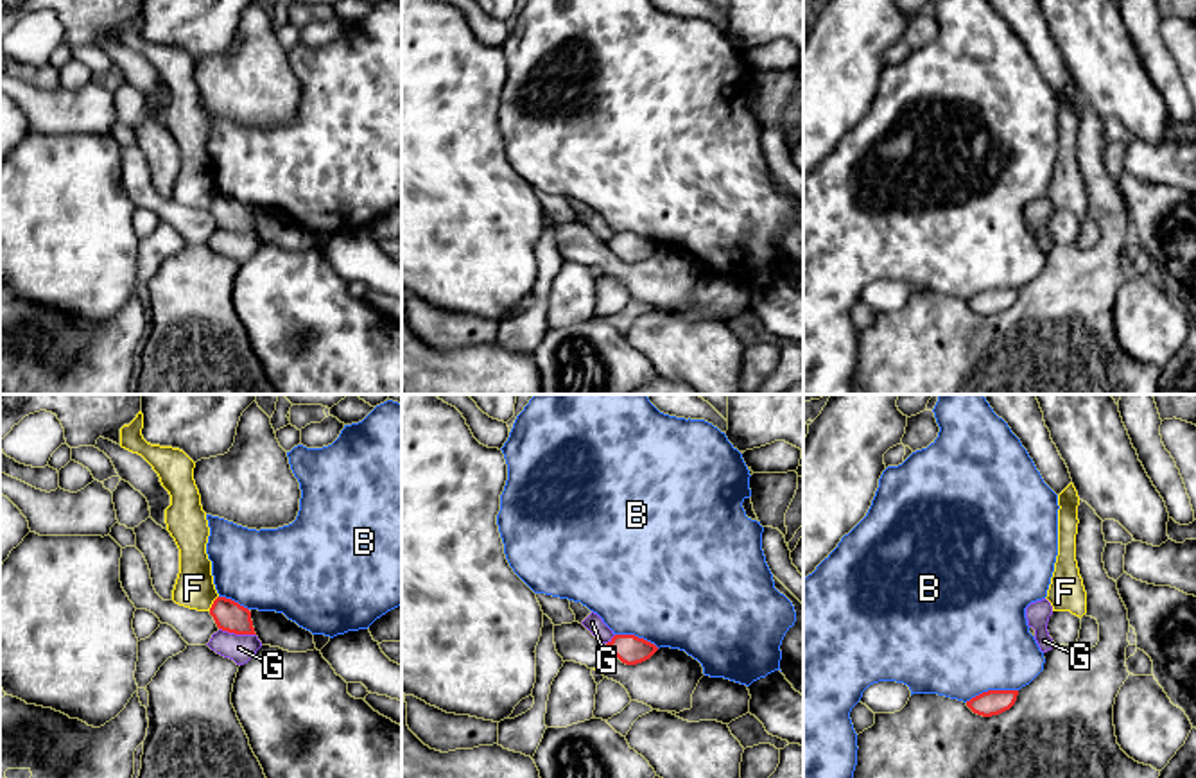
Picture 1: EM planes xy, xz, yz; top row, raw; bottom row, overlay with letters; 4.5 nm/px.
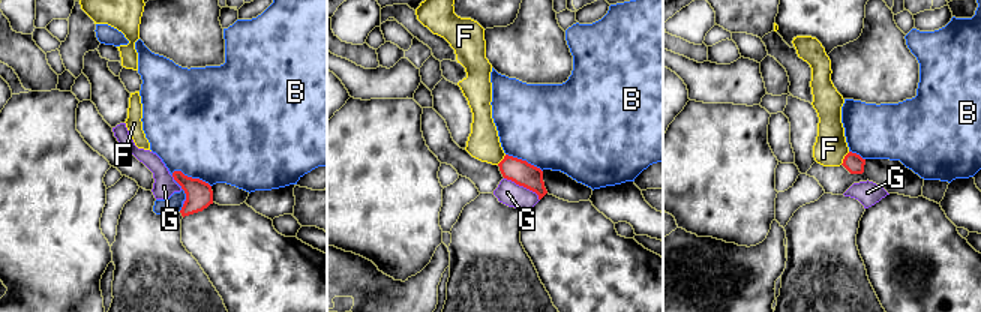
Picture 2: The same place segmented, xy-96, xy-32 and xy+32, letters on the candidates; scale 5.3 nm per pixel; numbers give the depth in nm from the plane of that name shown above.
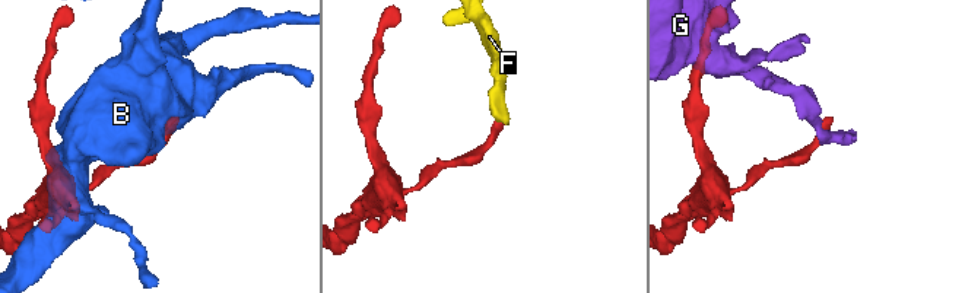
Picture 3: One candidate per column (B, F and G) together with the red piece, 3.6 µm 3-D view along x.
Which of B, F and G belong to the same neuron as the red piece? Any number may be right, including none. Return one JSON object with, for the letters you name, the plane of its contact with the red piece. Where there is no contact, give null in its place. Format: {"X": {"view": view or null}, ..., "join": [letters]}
{"join": []}

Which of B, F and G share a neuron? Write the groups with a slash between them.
B / F / G

